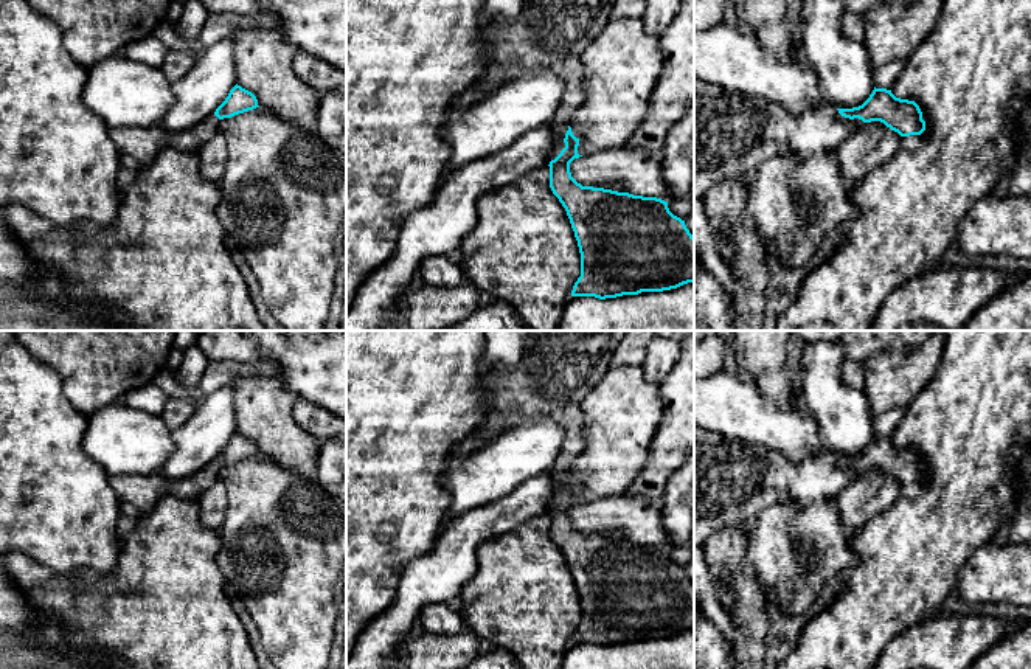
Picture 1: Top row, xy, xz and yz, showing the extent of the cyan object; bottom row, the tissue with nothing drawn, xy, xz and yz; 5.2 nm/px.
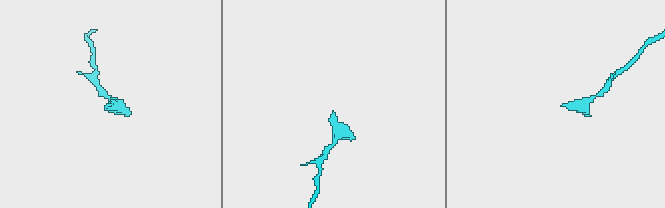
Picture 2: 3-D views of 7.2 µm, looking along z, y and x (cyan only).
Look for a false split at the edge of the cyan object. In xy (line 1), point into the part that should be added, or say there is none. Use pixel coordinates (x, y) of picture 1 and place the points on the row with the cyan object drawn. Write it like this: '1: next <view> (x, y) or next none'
1: next xy (190, 140)

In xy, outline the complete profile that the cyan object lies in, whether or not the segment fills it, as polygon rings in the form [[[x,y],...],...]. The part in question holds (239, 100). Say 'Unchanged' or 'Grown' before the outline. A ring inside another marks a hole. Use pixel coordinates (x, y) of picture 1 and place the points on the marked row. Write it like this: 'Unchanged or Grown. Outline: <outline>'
Grown. Outline: [[[236,84],[213,115],[207,116],[191,129],[165,132],[168,146],[186,152],[199,151],[219,132],[219,123],[224,118],[231,118],[256,107],[259,107],[256,96]]]

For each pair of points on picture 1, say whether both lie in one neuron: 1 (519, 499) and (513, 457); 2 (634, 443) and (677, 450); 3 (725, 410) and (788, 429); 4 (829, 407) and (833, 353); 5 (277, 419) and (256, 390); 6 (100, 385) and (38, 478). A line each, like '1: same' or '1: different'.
1: different
2: different
3: same
4: same
5: same
6: different

